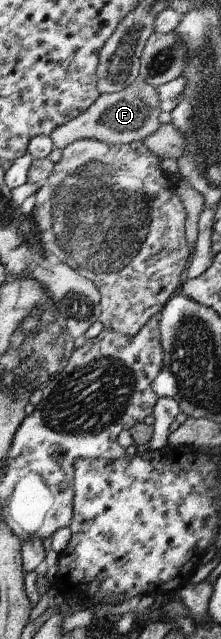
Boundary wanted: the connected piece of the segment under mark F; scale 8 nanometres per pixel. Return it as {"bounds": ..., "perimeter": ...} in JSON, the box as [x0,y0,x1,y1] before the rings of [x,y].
{"bounds":[52,81,160,150],"perimeter":[[[135,81],[122,91],[100,94],[99,99],[87,111],[52,133],[53,147],[64,150],[72,142],[81,139],[95,139],[106,144],[127,144],[142,141],[160,128],[160,96],[156,87],[148,82]]]}

